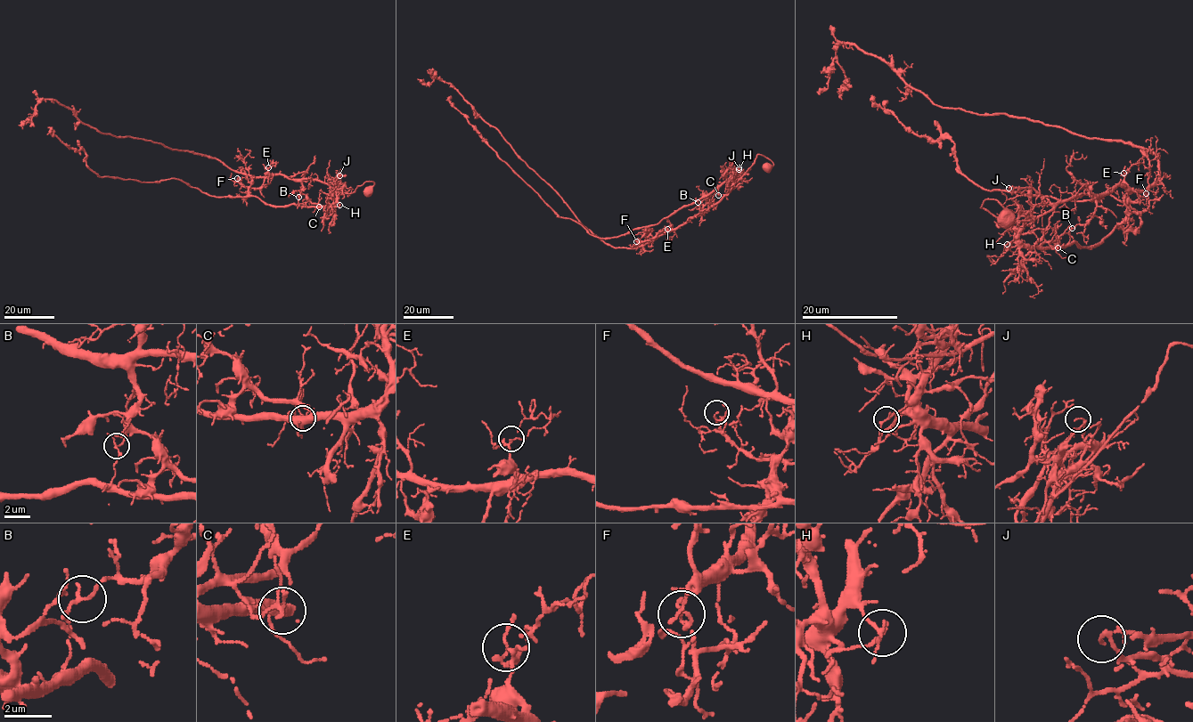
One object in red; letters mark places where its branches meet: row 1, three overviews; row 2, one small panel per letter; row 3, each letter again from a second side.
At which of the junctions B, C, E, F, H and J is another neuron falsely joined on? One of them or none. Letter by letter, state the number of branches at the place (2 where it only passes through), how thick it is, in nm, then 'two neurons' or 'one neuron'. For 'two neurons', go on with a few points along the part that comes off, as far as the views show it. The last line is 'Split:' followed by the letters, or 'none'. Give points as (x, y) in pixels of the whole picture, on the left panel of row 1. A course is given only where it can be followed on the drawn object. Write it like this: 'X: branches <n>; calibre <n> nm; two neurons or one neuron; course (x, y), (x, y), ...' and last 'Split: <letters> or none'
B: branches 2; calibre 130 nm; two neurons; course (298, 197), (298, 204), (271, 206), (255, 196), (206, 194), (177, 179), (101, 177), (82, 150), (48, 126)
C: branches 2; calibre 150 nm; one neuron
E: branches 3; calibre 130 nm; one neuron
F: branches 1; calibre 130 nm; one neuron
H: branches 2; calibre 140 nm; one neuron
J: branches 2; calibre 130 nm; one neuron
Split: B

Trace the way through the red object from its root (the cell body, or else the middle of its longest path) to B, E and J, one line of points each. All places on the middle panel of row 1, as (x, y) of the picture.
B: (767, 167), (773, 163), (758, 154), (739, 180), (734, 174), (698, 198), (698, 202)
E: (767, 167), (773, 163), (758, 154), (732, 189), (718, 201), (675, 228), (667, 229)
J: (767, 167), (773, 163), (758, 154), (729, 192), (728, 184), (739, 169)

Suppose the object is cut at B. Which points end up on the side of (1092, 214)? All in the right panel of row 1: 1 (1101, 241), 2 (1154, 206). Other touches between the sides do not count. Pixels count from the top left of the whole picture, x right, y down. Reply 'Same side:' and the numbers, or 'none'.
Same side: 2

